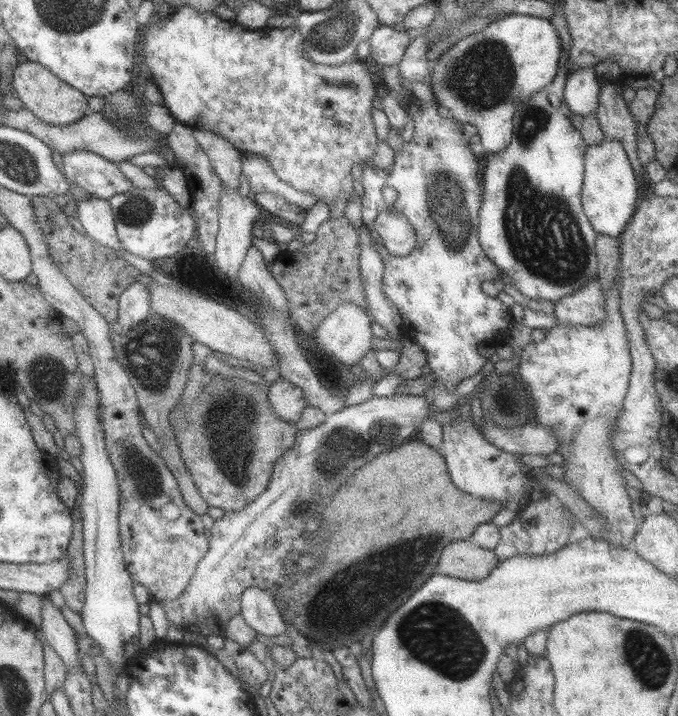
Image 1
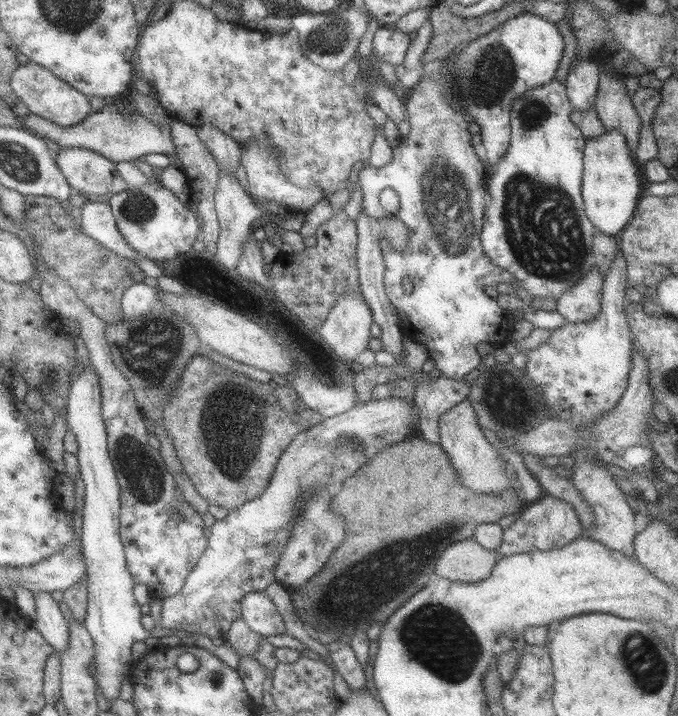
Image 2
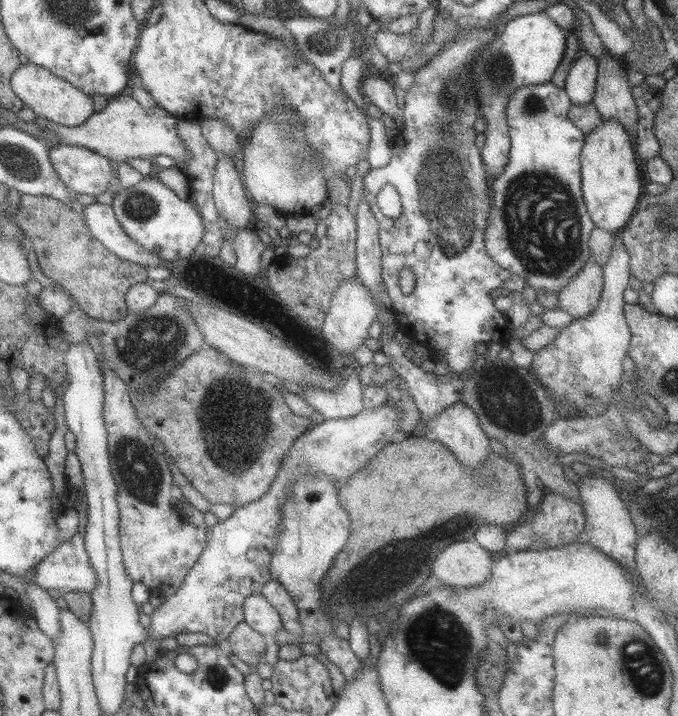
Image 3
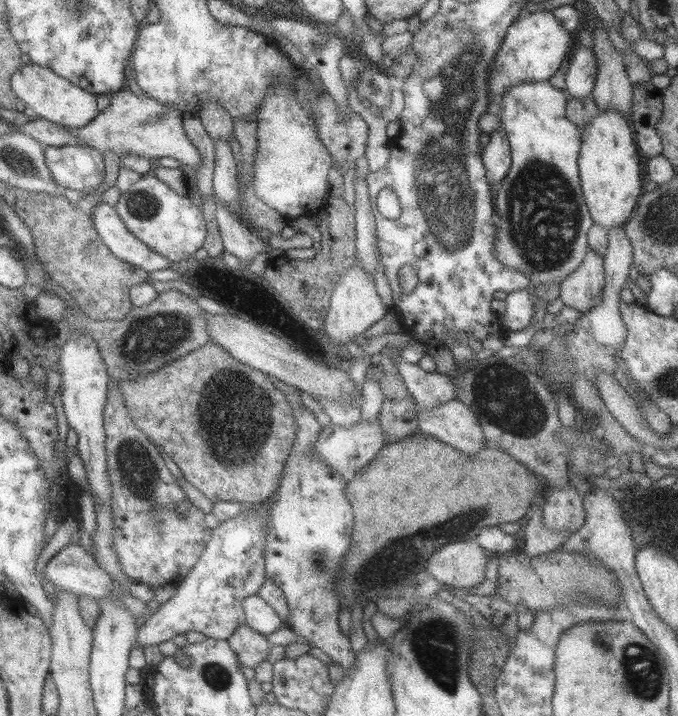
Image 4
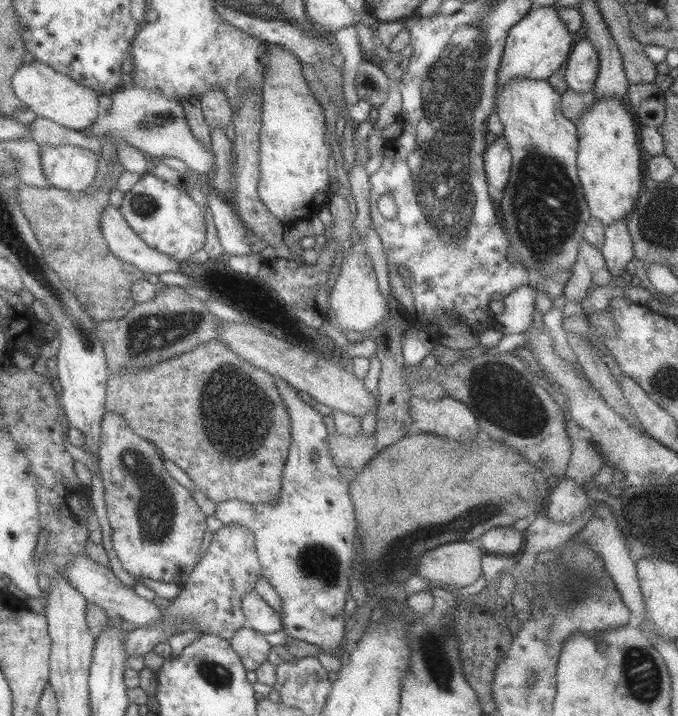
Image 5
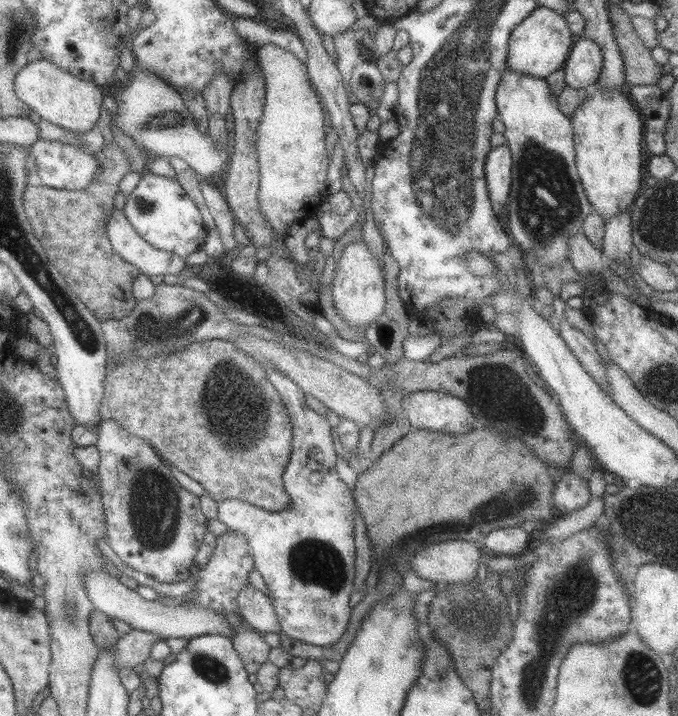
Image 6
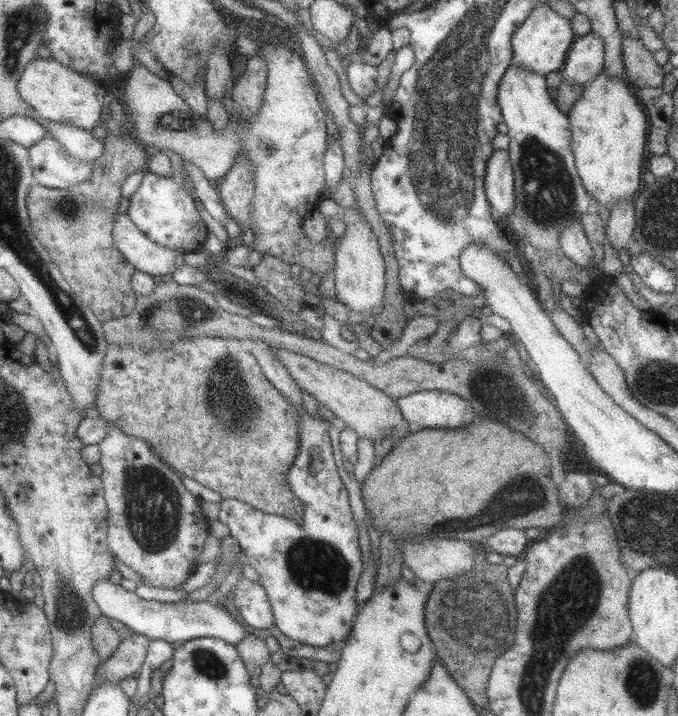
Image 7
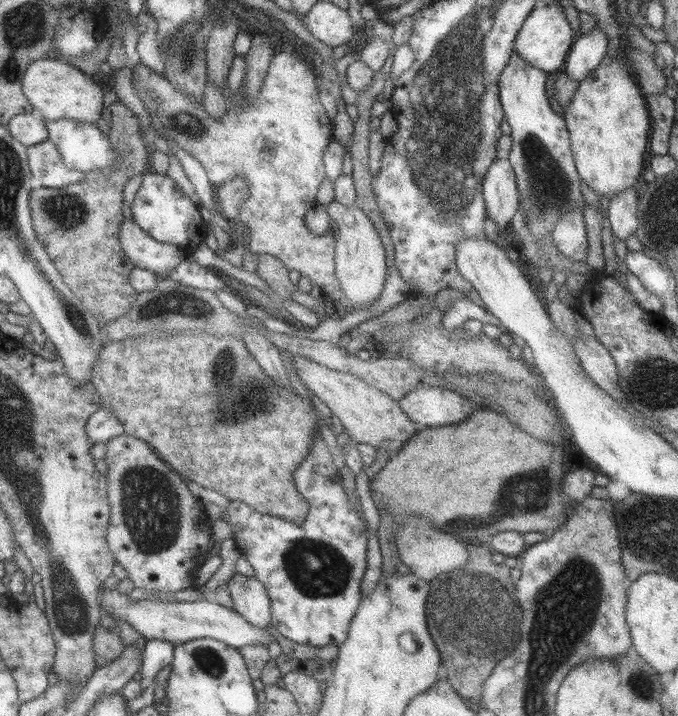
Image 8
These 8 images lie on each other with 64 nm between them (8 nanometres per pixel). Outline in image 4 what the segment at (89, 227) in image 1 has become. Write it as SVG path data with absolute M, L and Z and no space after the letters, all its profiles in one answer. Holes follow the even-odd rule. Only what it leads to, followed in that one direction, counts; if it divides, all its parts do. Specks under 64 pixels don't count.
M96 203L91 210L91 223L103 244L113 256L145 272L170 268L168 258L149 250L138 238L125 229L125 225L115 213L114 206Z

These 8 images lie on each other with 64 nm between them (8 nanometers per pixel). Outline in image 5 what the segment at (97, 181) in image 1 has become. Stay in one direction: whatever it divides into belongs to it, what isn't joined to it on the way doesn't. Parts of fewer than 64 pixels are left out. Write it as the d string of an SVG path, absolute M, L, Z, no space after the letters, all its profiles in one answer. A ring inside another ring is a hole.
M39 145L39 160L50 186L63 191L86 192L97 174L95 152L79 146Z

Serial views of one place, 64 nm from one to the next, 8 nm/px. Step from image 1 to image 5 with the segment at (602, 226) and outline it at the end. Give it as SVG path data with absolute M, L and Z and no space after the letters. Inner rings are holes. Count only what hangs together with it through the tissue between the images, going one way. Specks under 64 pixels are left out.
M611 96L595 98L593 105L581 115L581 119L574 124L577 138L576 167L577 176L585 197L590 217L599 220L604 227L615 221L627 218L633 211L634 202L639 196L642 186L641 179L641 152L637 148L637 136L635 136L635 119L626 102L621 103Z

